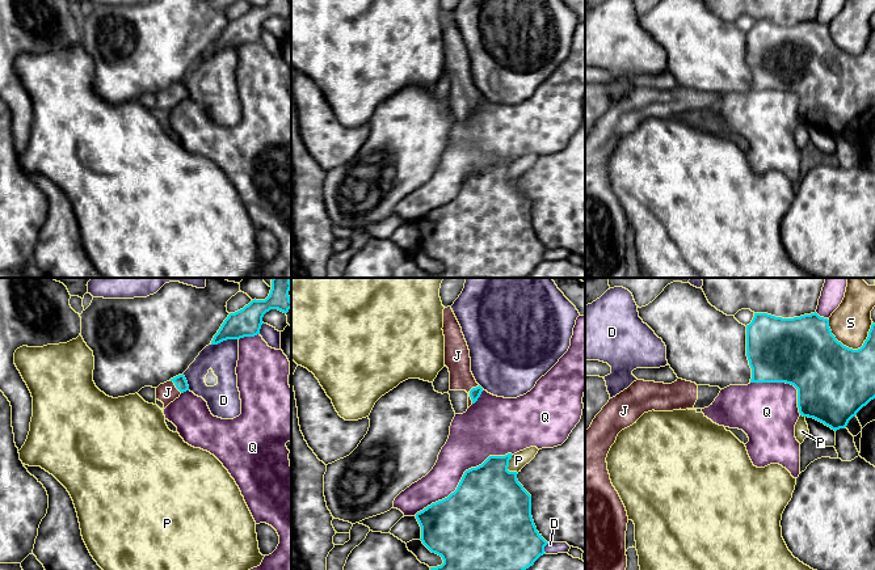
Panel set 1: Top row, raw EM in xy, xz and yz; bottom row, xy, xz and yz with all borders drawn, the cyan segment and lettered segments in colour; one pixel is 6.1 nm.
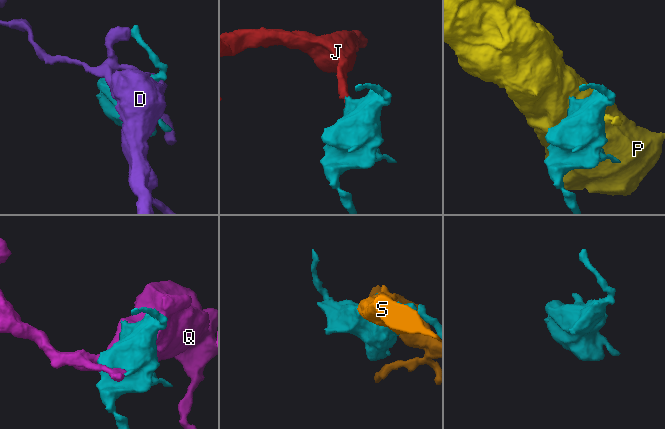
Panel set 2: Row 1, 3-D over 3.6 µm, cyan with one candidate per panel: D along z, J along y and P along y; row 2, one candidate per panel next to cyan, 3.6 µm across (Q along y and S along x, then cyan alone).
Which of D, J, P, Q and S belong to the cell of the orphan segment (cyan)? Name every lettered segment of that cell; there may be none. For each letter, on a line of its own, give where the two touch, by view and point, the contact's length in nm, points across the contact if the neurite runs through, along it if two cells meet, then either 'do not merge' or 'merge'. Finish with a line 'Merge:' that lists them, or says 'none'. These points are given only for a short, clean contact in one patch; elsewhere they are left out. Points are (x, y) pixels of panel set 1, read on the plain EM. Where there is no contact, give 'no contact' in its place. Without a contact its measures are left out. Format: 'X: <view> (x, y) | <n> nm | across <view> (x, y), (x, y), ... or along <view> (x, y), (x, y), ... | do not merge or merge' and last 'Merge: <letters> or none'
D: xy (223, 46) | 180 nm | do not merge
J: xz (470, 98) | 120 nm | across xz (475, 100), (470, 98), (457, 62) | merge
P: xz (508, 172) | 120 nm | do not merge
Q: xz (462, 184) | 700 nm | do not merge
S: yz (850, 55) | 280 nm | do not merge
Merge: J

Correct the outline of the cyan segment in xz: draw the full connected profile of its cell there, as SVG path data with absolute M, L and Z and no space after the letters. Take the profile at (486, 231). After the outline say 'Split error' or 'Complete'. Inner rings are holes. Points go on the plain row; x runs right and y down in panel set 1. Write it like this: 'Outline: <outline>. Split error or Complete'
Outline: M512 160L489 162L481 172L464 178L457 197L447 204L432 210L416 220L421 233L421 248L442 263L443 270L430 278L525 278L544 259L548 250L537 237L531 223L531 202L517 186L517 178L509 178Z. Complete

